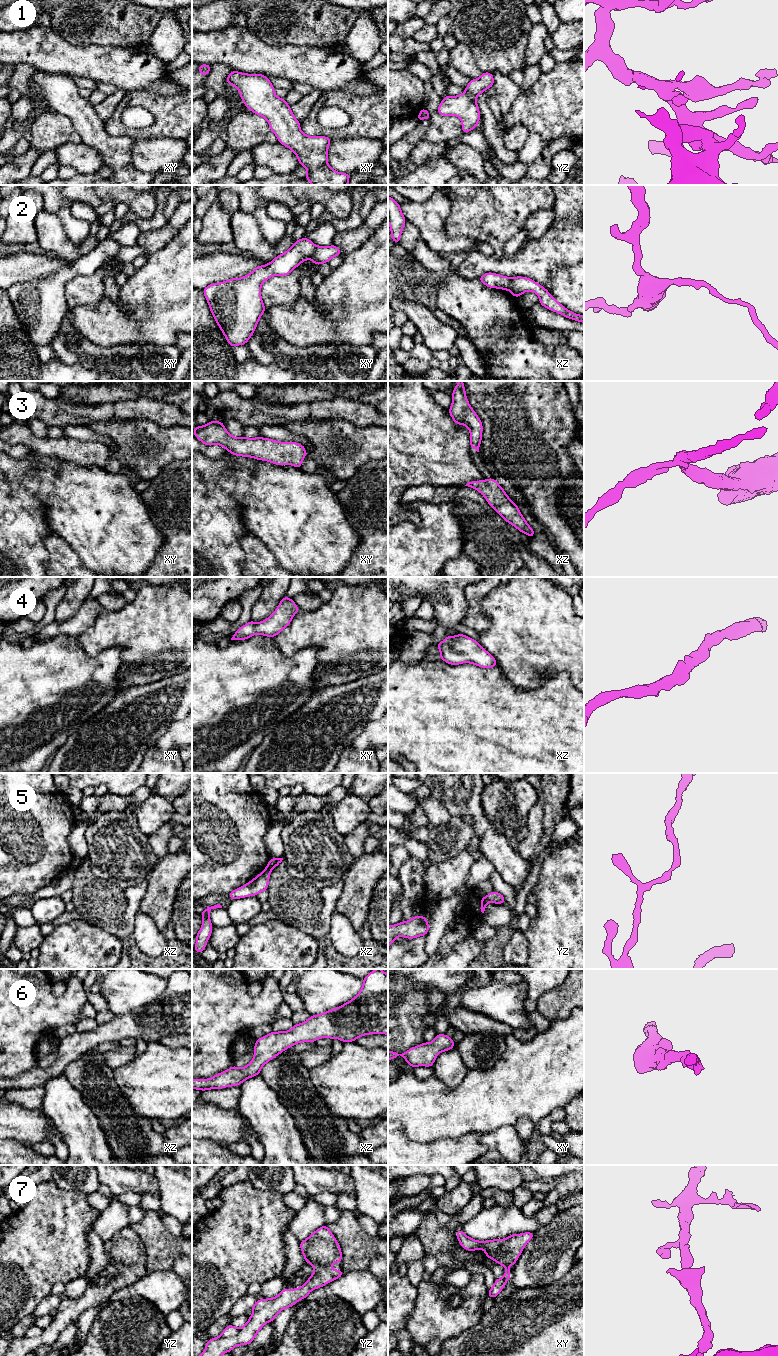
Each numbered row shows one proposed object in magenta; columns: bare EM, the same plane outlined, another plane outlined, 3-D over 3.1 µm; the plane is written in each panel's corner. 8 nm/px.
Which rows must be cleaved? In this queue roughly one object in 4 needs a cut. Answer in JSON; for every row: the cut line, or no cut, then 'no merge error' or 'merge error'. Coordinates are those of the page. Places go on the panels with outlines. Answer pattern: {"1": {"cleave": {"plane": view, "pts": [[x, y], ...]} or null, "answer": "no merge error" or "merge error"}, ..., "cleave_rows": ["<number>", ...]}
{"1": {"cleave": null, "answer": "no merge error"}, "2": {"cleave": {"plane": "xy", "pts": [[316, 246], [310, 258]]}, "answer": "merge error"}, "3": {"cleave": null, "answer": "no merge error"}, "4": {"cleave": null, "answer": "no merge error"}, "5": {"cleave": {"plane": "xz", "pts": [[265, 869], [269, 873]]}, "answer": "merge error"}, "6": {"cleave": null, "answer": "no merge error"}, "7": {"cleave": null, "answer": "no merge error"}, "cleave_rows": ["2", "5"]}

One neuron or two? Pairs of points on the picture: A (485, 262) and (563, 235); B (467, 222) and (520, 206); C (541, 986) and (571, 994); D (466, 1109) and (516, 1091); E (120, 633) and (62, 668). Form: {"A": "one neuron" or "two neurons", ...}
{"A": "one neuron", "B": "one neuron", "C": "two neurons", "D": "one neuron", "E": "two neurons"}

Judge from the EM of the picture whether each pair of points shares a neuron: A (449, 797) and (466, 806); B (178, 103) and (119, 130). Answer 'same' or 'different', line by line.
A: same
B: same

